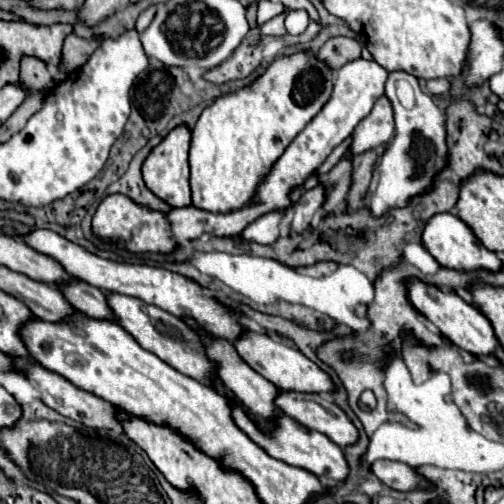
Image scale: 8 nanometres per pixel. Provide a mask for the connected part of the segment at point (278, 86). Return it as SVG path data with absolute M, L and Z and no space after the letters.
M298 50L290 56L276 58L250 86L242 86L228 94L222 94L214 100L212 106L204 108L198 122L194 124L190 146L192 204L208 212L226 212L246 206L246 202L256 192L256 184L266 176L270 166L282 156L286 146L322 110L322 106L332 96L334 72L336 70L320 62L314 52Z

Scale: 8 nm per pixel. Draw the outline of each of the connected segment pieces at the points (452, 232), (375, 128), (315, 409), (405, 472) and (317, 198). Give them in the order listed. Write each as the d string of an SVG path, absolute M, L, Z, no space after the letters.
M442 212L442 214L434 214L424 230L422 230L422 244L426 246L426 250L436 258L436 262L440 266L446 268L456 268L456 270L478 270L478 268L488 268L488 270L498 270L500 268L500 258L484 248L484 244L480 244L480 240L472 234L472 230L454 214L450 212Z
M382 96L372 112L356 126L354 130L354 142L350 146L352 154L360 154L372 148L380 148L388 144L394 136L394 124L392 124L392 104L388 104L388 98Z
M280 390L280 396L276 396L276 406L306 428L322 432L338 446L348 446L358 440L358 430L354 424L326 394Z
M376 460L372 462L372 474L386 486L394 490L414 490L418 486L424 486L424 480L402 462L394 460Z
M320 184L312 190L306 190L304 196L298 198L296 206L294 206L294 220L292 220L292 232L306 232L312 216L322 208L324 204L324 188L320 188Z

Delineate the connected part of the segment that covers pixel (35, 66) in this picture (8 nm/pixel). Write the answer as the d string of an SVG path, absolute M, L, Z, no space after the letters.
M24 56L20 60L20 78L32 92L52 86L52 76L44 60L36 60L36 56Z

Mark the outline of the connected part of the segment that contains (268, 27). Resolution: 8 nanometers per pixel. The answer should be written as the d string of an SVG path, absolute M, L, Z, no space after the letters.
M288 8L282 12L282 14L278 14L274 20L270 20L270 22L266 22L264 26L260 26L260 32L262 34L270 34L270 36L278 36L278 34L286 34L286 26L284 26L284 20L286 20L286 16L288 16Z

